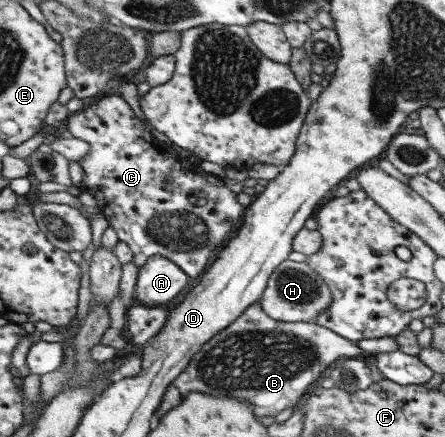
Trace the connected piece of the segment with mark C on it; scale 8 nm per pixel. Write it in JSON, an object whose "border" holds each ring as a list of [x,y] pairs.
{"border":[[[110,94],[108,97],[105,97],[104,100],[100,100],[100,104],[94,104],[94,106],[90,106],[85,110],[81,109],[79,112],[73,113],[71,117],[67,119],[67,122],[67,130],[74,138],[81,138],[91,144],[91,151],[78,162],[84,172],[81,188],[93,194],[99,200],[99,210],[105,215],[108,224],[114,228],[119,240],[131,246],[133,250],[133,261],[139,268],[142,268],[148,262],[148,259],[160,255],[168,257],[172,262],[180,265],[180,268],[183,268],[184,272],[186,272],[188,276],[191,276],[193,281],[202,278],[203,274],[206,273],[206,268],[208,268],[208,262],[210,262],[210,260],[214,262],[218,258],[220,252],[227,247],[227,244],[230,243],[232,238],[236,238],[236,234],[240,232],[240,228],[243,226],[246,207],[238,202],[236,192],[227,187],[225,183],[226,179],[218,178],[218,176],[214,176],[214,174],[204,172],[199,164],[194,164],[192,161],[182,158],[173,148],[167,147],[159,142],[145,127],[142,120],[136,117],[136,114],[134,114],[132,108],[130,108],[130,104],[128,104],[120,94]]]}

